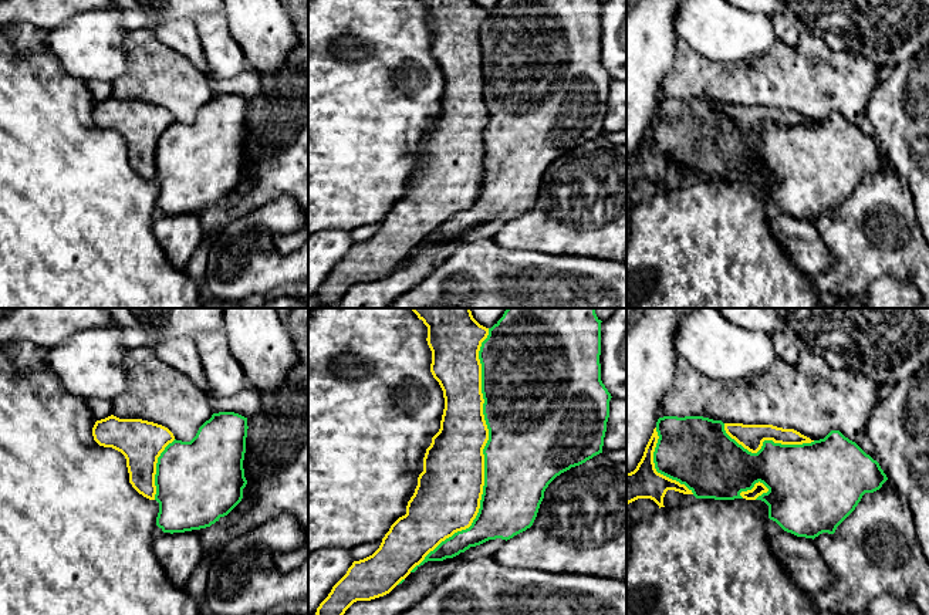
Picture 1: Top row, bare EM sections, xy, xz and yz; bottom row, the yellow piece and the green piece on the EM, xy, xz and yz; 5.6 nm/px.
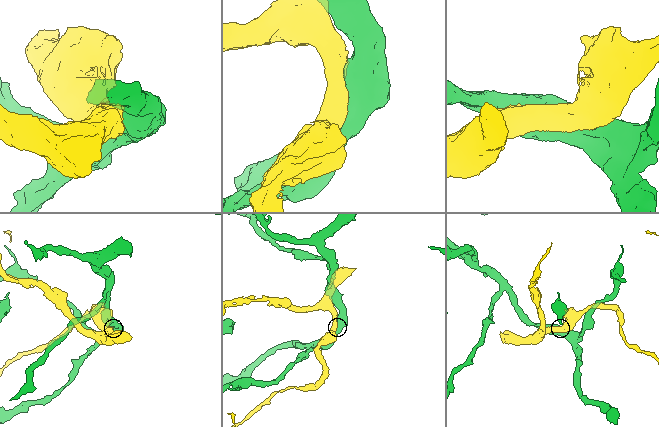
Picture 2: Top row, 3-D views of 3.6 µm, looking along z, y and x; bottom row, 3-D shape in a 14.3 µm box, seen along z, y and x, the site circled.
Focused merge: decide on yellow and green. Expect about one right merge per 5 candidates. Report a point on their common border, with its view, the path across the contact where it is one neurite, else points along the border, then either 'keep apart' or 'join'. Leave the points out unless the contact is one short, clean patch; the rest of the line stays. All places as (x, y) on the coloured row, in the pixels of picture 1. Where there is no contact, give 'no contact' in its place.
xz (483, 458) | keep apart

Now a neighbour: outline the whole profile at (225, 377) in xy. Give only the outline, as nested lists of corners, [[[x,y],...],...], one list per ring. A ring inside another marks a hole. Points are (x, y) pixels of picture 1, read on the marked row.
[[[223,328],[188,335],[196,344],[205,379],[214,396],[233,396],[249,386],[243,368],[229,349]]]

